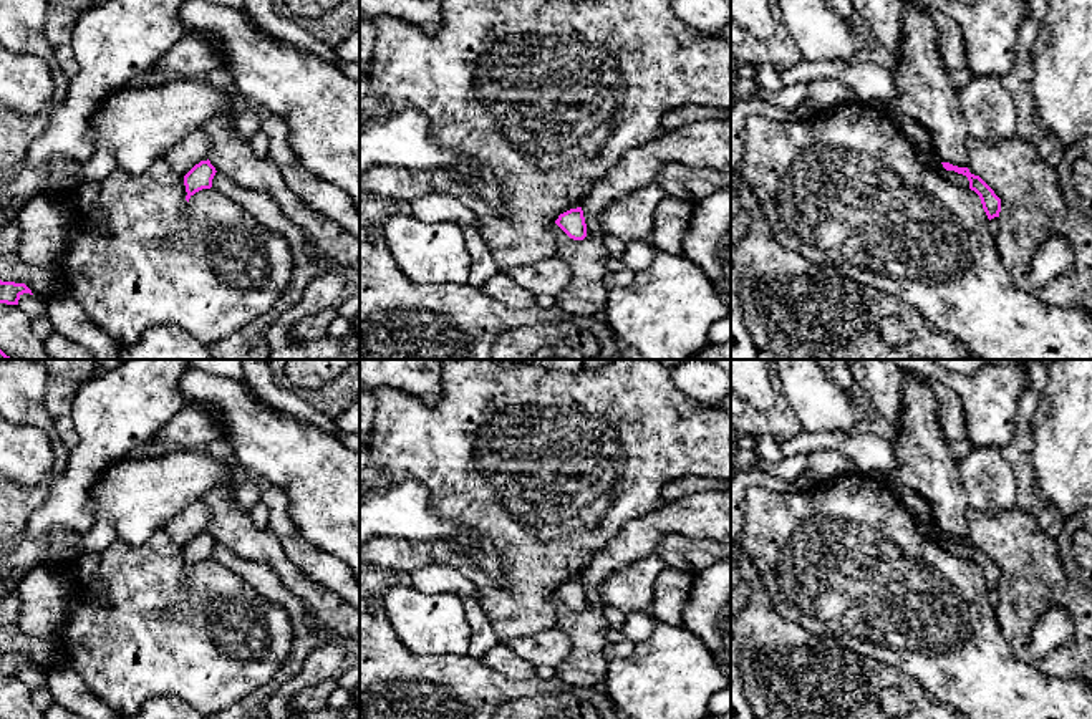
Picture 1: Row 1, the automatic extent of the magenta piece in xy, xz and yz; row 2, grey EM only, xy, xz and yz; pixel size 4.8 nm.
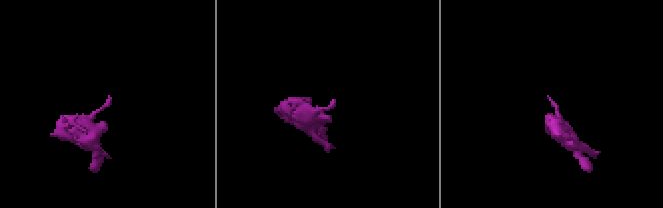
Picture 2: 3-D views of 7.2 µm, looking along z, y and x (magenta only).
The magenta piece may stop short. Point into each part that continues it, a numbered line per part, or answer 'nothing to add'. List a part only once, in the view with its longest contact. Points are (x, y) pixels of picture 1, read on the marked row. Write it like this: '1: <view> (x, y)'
nothing to add

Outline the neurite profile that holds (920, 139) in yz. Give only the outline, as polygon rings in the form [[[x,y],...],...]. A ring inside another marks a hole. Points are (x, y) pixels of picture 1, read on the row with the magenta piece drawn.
[[[893,114],[891,118],[895,124],[905,133],[908,141],[913,144],[921,166],[941,174],[945,179],[961,189],[969,189],[969,181],[966,176],[958,174],[954,171],[946,171],[943,167],[941,161],[935,156],[928,133],[918,123],[901,114]]]

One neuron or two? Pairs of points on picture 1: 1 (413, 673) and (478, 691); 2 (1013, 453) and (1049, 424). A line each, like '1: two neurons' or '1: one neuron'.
1: one neuron
2: two neurons

